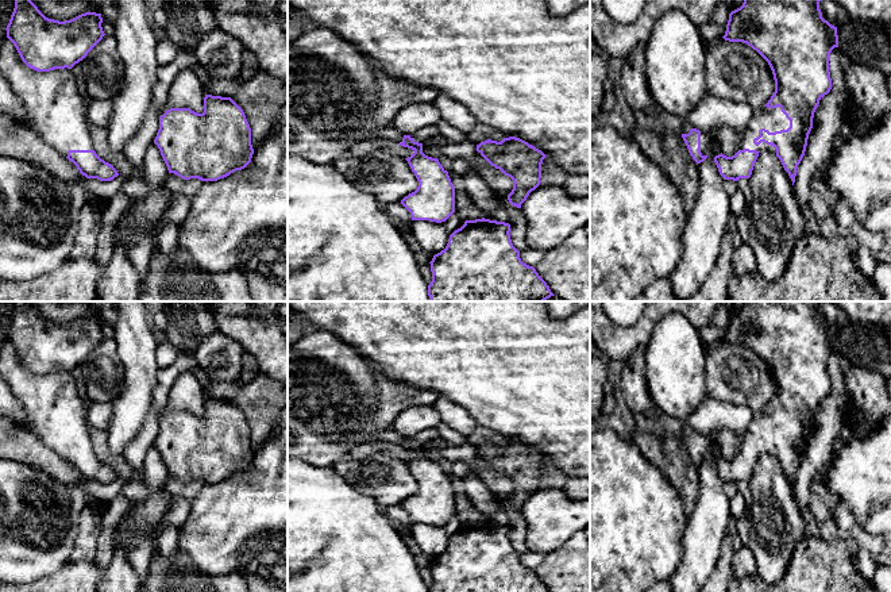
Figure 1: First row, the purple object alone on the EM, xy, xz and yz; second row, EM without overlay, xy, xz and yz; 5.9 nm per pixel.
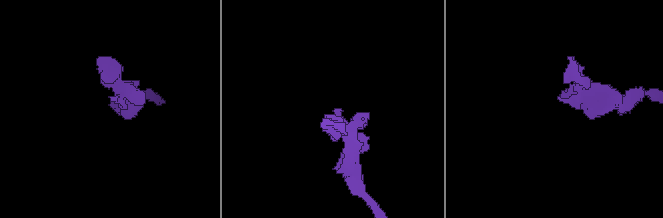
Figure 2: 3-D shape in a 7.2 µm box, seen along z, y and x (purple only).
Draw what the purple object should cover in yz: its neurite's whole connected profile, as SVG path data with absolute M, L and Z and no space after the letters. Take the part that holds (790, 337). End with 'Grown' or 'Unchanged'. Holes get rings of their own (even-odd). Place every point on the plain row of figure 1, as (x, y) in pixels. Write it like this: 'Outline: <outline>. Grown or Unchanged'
Outline: M744 301L742 308L729 316L722 341L747 346L768 365L775 395L763 411L753 412L745 434L740 437L740 453L732 460L722 455L714 460L724 483L749 481L759 457L768 454L780 462L794 488L813 431L814 415L819 403L832 392L829 360L838 350L837 330L822 320L819 304L821 301Z. Grown

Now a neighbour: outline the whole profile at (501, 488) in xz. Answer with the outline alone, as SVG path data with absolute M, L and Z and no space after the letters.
M478 455L478 462L475 466L477 476L482 480L487 491L491 492L493 497L500 503L504 510L509 510L508 497L513 492L513 483L505 478L500 472L491 469L482 458Z

